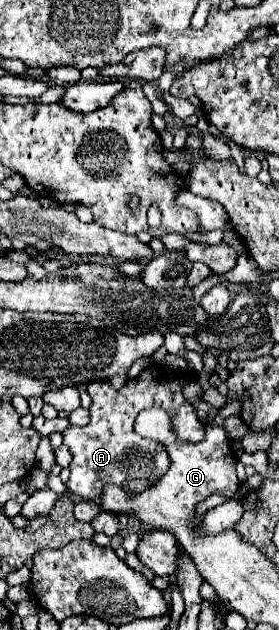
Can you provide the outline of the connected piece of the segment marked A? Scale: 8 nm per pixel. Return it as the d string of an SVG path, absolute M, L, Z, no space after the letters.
M150 371L144 373L140 379L142 381L136 383L136 387L124 387L120 391L112 389L108 383L96 383L96 381L88 383L88 393L92 397L90 423L86 427L68 427L62 433L64 445L72 453L72 461L70 461L72 475L66 483L70 493L82 499L96 499L100 497L102 489L108 483L118 485L128 493L142 493L160 481L160 477L170 467L168 453L164 453L162 445L138 437L132 427L136 415L146 407L164 407L172 417L174 431L182 439L194 443L204 439L206 427L198 419L194 407L182 395L182 385L186 385L190 379L172 379L168 381L166 387L162 385L162 381L156 381L156 375Z

